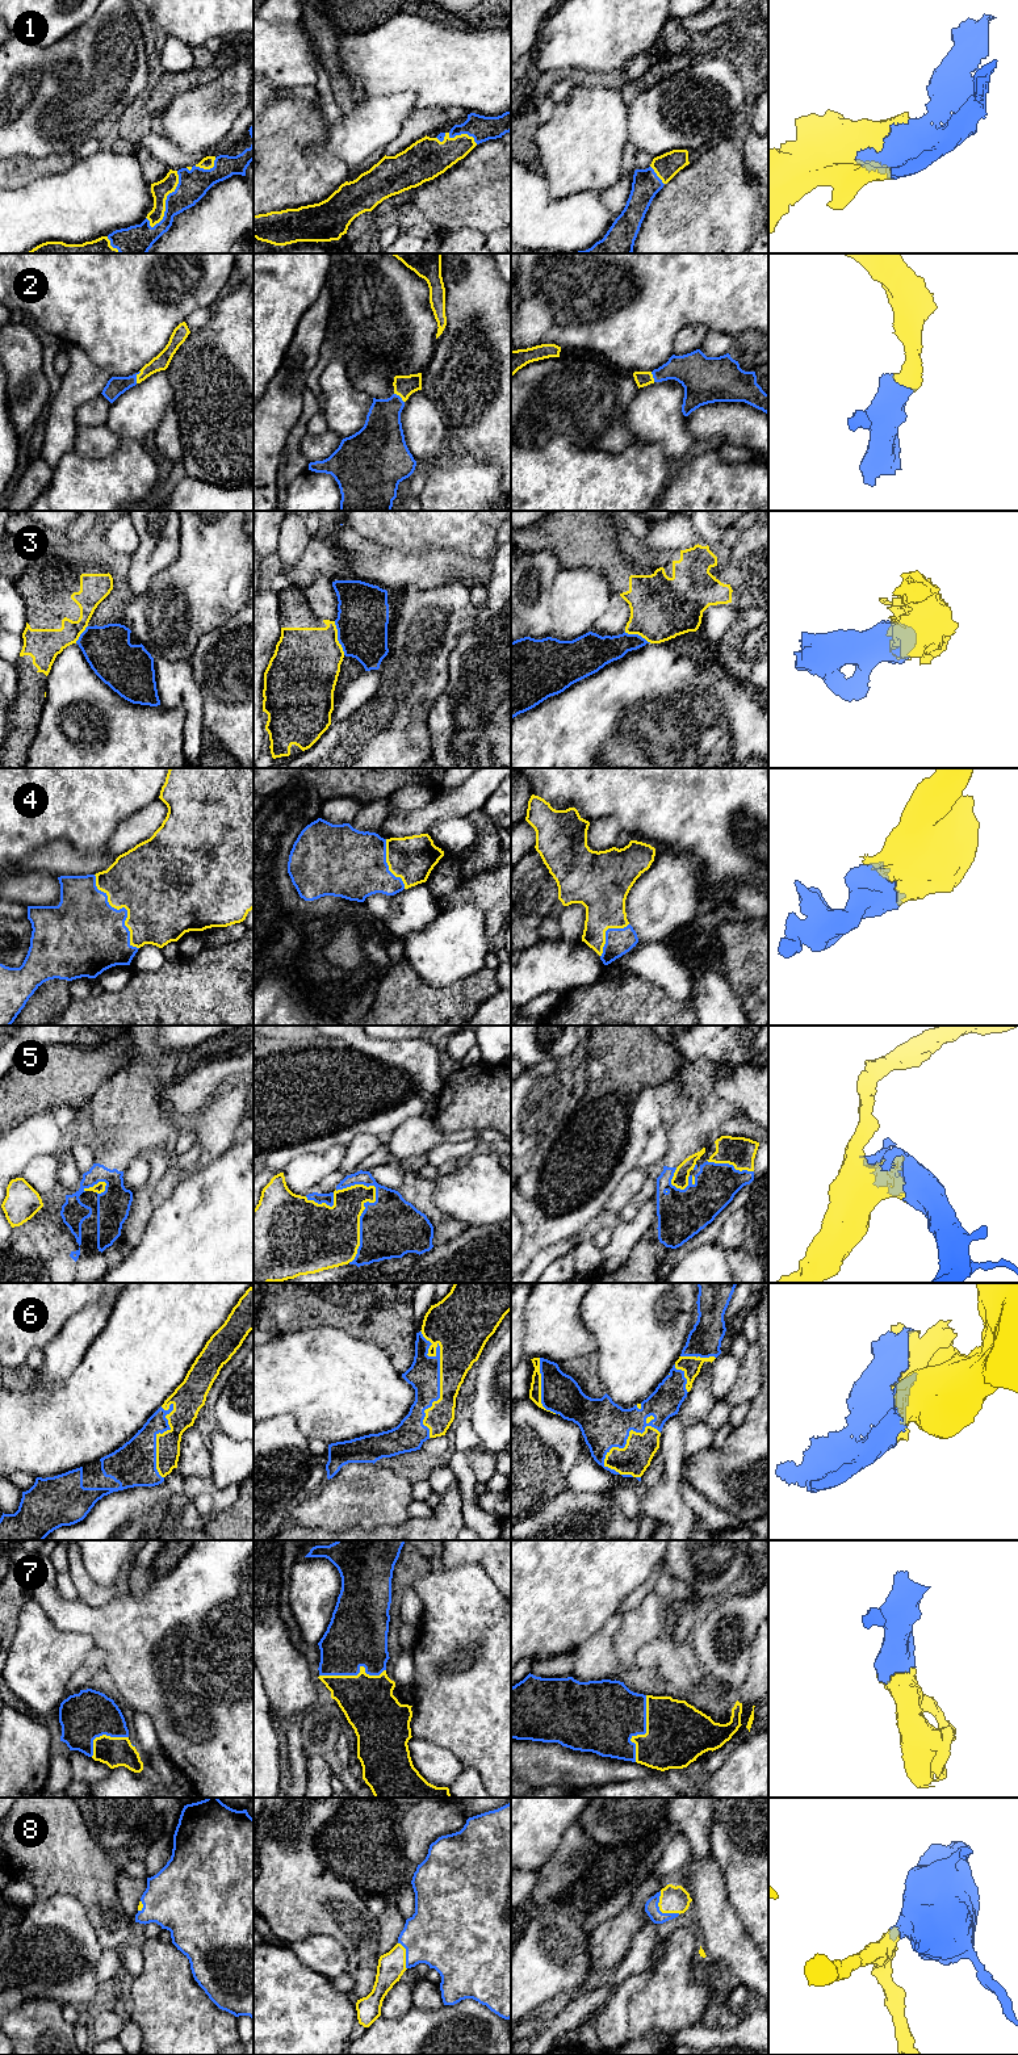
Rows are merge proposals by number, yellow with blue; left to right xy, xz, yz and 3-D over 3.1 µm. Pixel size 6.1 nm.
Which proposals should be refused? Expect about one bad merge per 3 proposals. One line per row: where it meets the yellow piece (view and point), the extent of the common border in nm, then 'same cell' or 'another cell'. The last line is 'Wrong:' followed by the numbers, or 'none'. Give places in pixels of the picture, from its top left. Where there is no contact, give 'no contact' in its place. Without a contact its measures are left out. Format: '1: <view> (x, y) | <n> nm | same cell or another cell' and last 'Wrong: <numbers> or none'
1: xy (166, 198) | 380 nm | same cell
2: xy (137, 377) | 80 nm | same cell
3: xz (336, 638) | 220 nm | another cell
4: xy (124, 906) | 550 nm | same cell
5: xz (361, 1185) | 260 nm | same cell
6: xz (440, 1374) | 650 nm | same cell
7: yz (646, 1732) | 420 nm | same cell
8: yz (661, 1911) | 190 nm | same cell
Wrong: 3

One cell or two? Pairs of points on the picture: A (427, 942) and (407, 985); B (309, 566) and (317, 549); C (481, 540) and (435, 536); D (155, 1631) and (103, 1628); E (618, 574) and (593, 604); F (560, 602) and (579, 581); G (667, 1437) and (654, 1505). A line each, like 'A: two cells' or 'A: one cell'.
A: two cells
B: one cell
C: one cell
D: one cell
E: two cells
F: one cell
G: one cell

